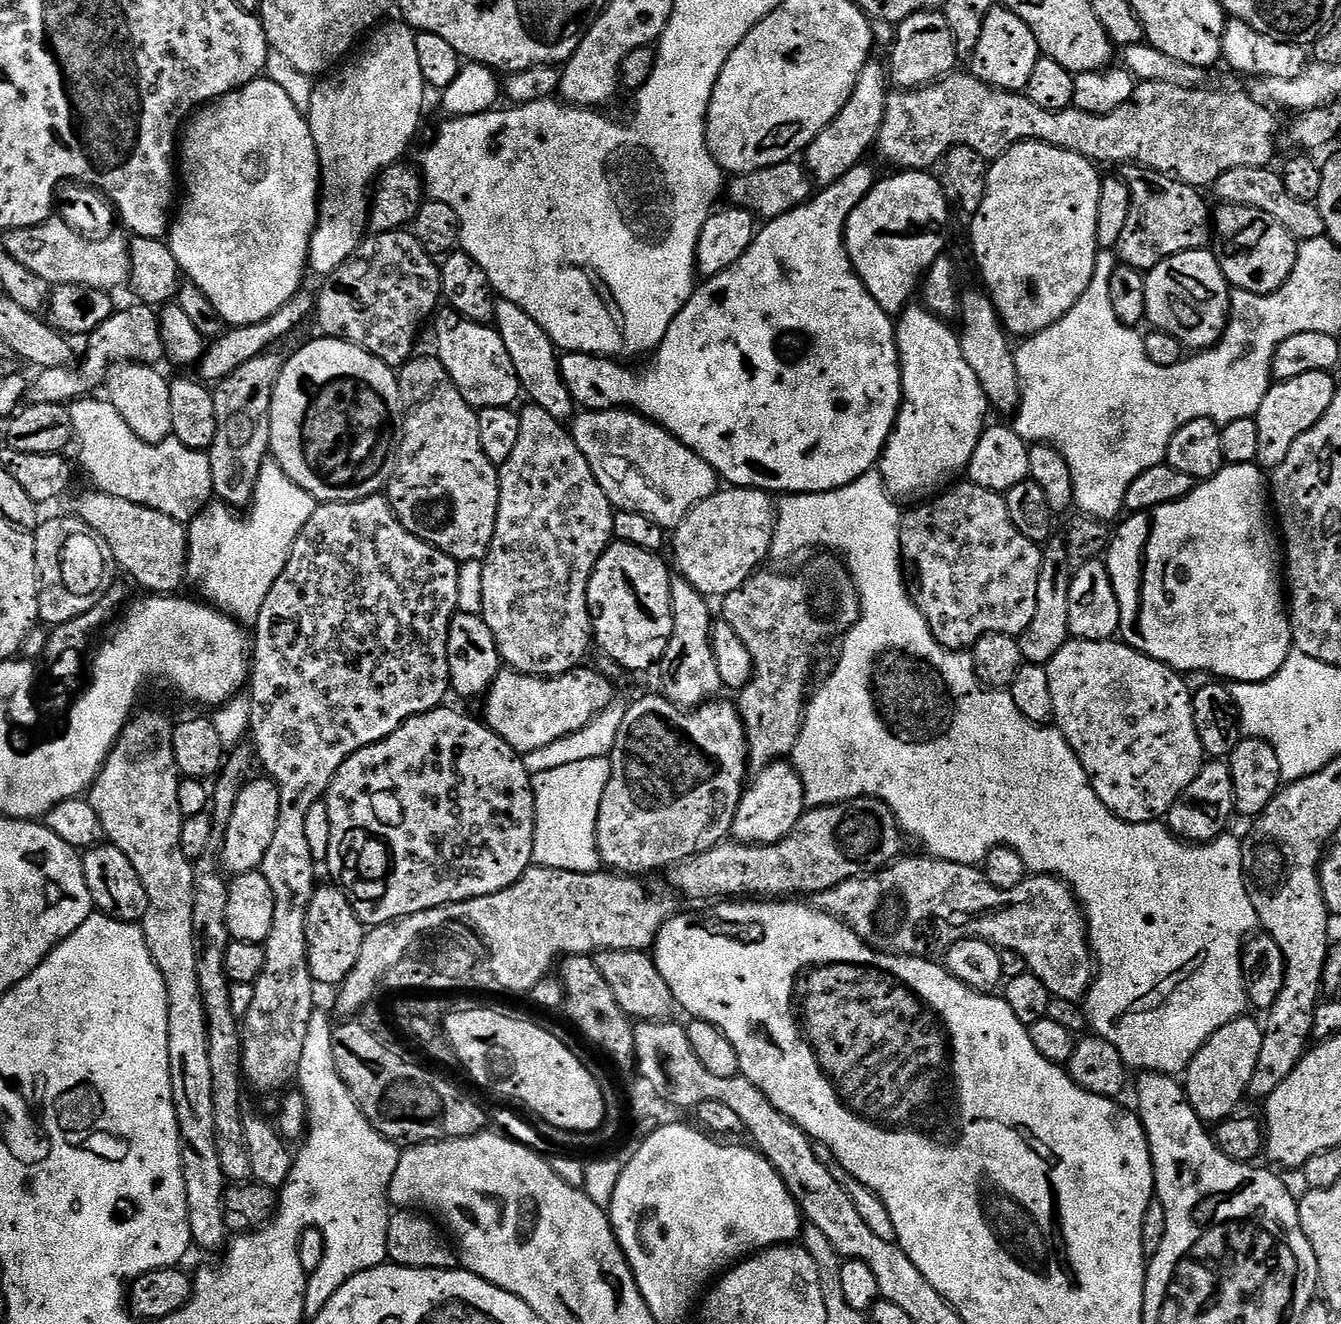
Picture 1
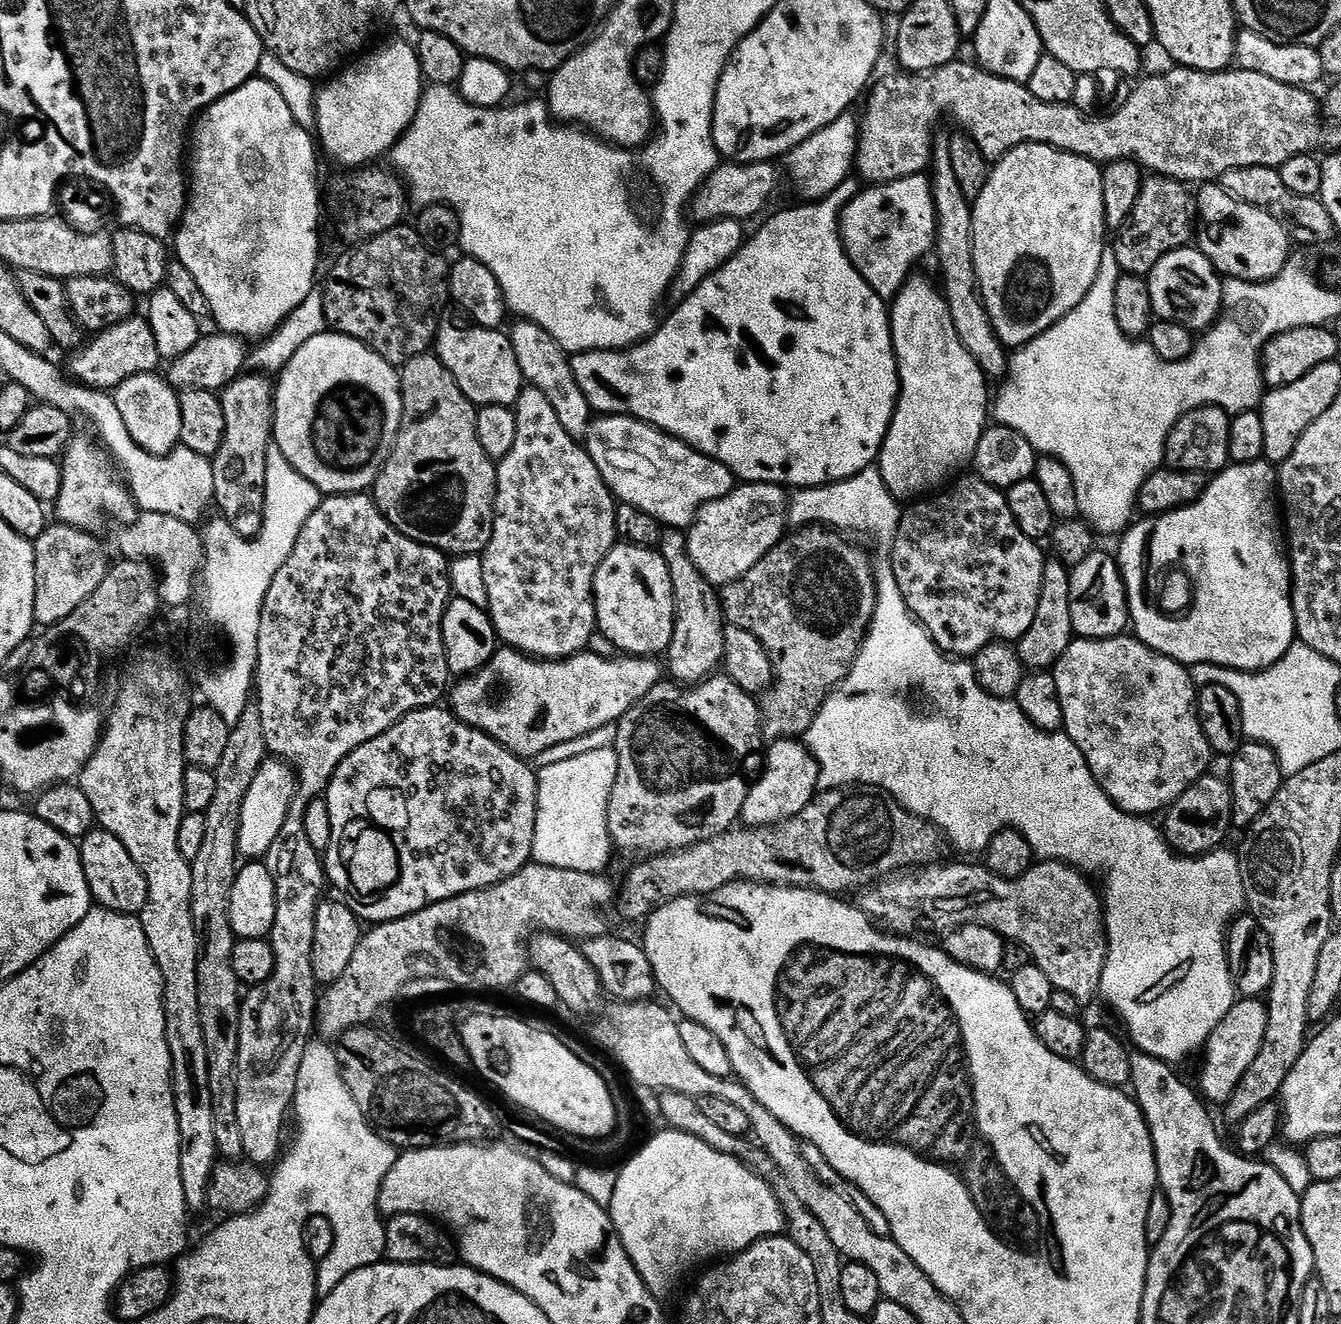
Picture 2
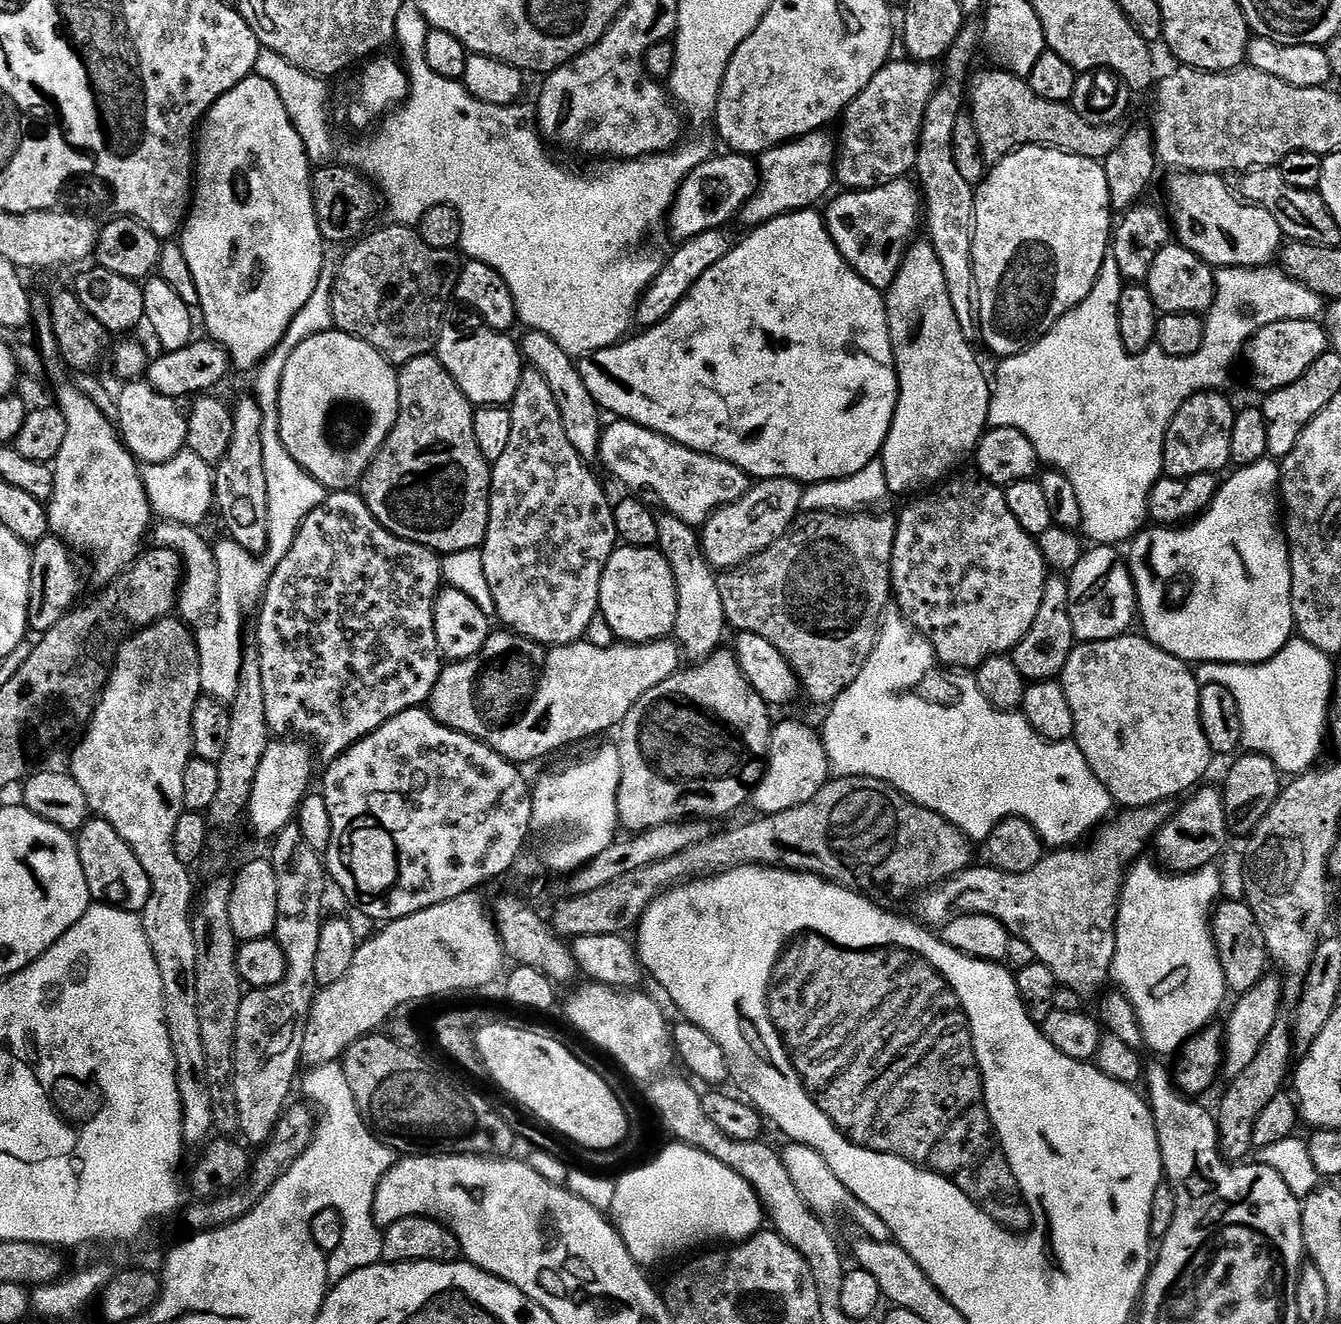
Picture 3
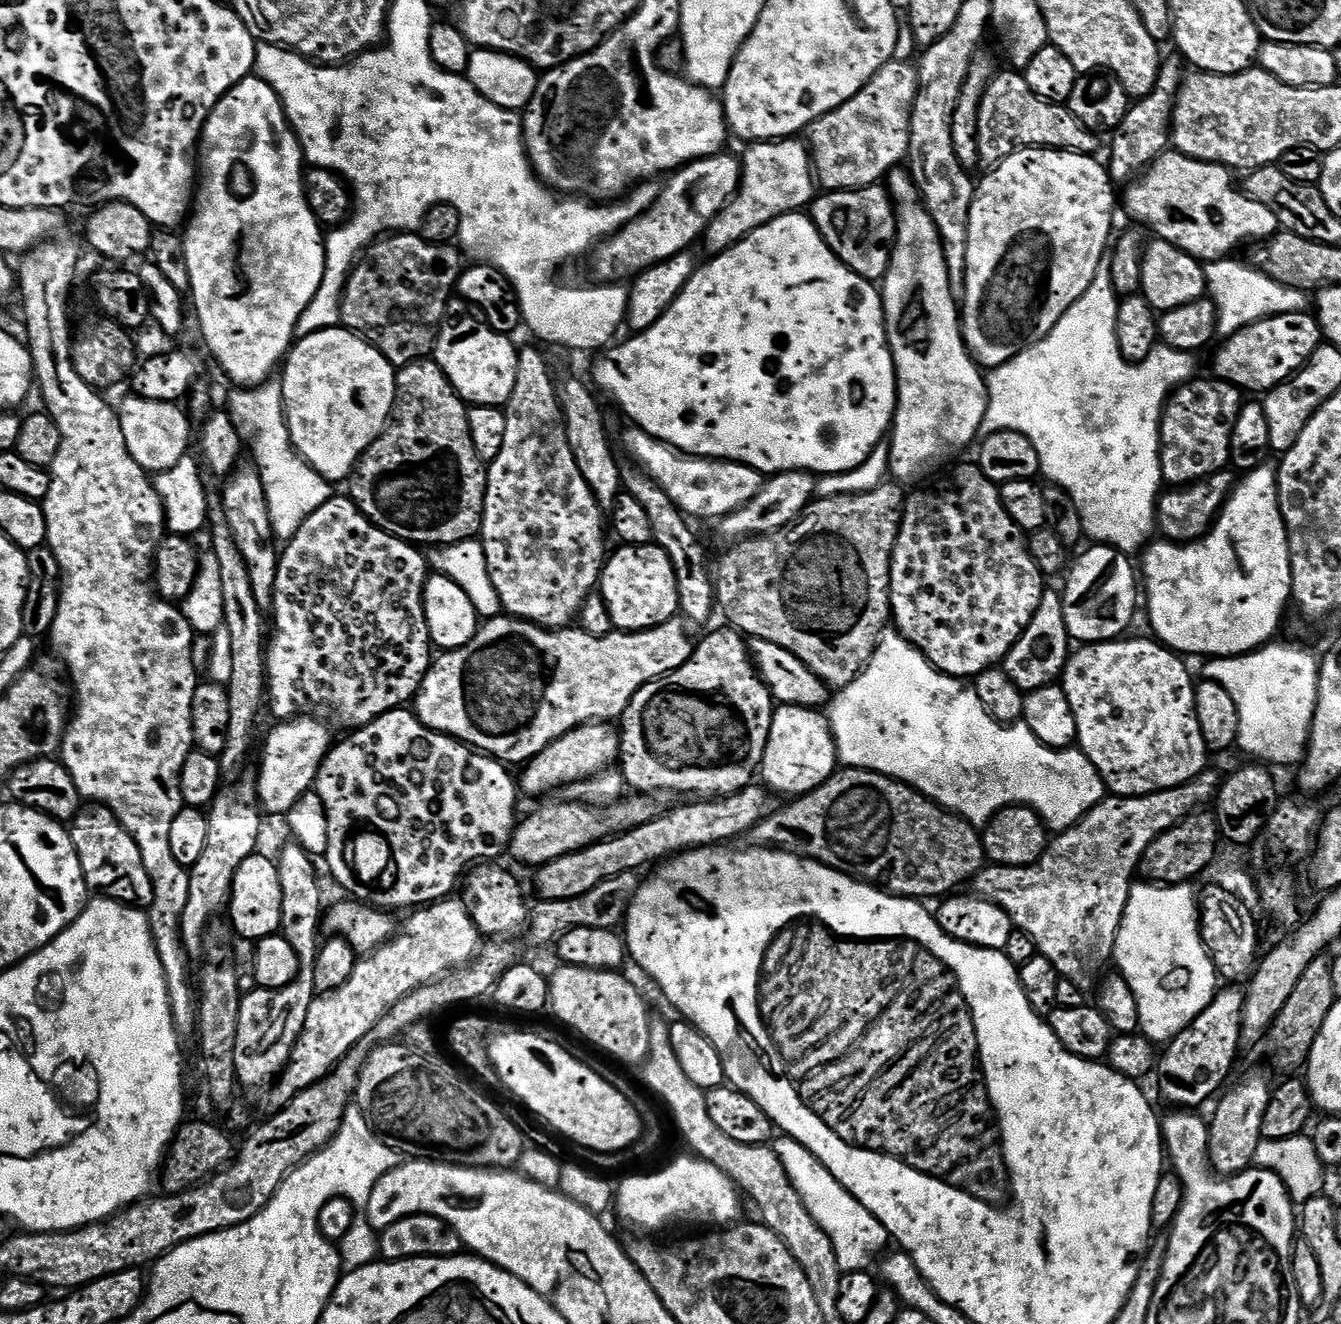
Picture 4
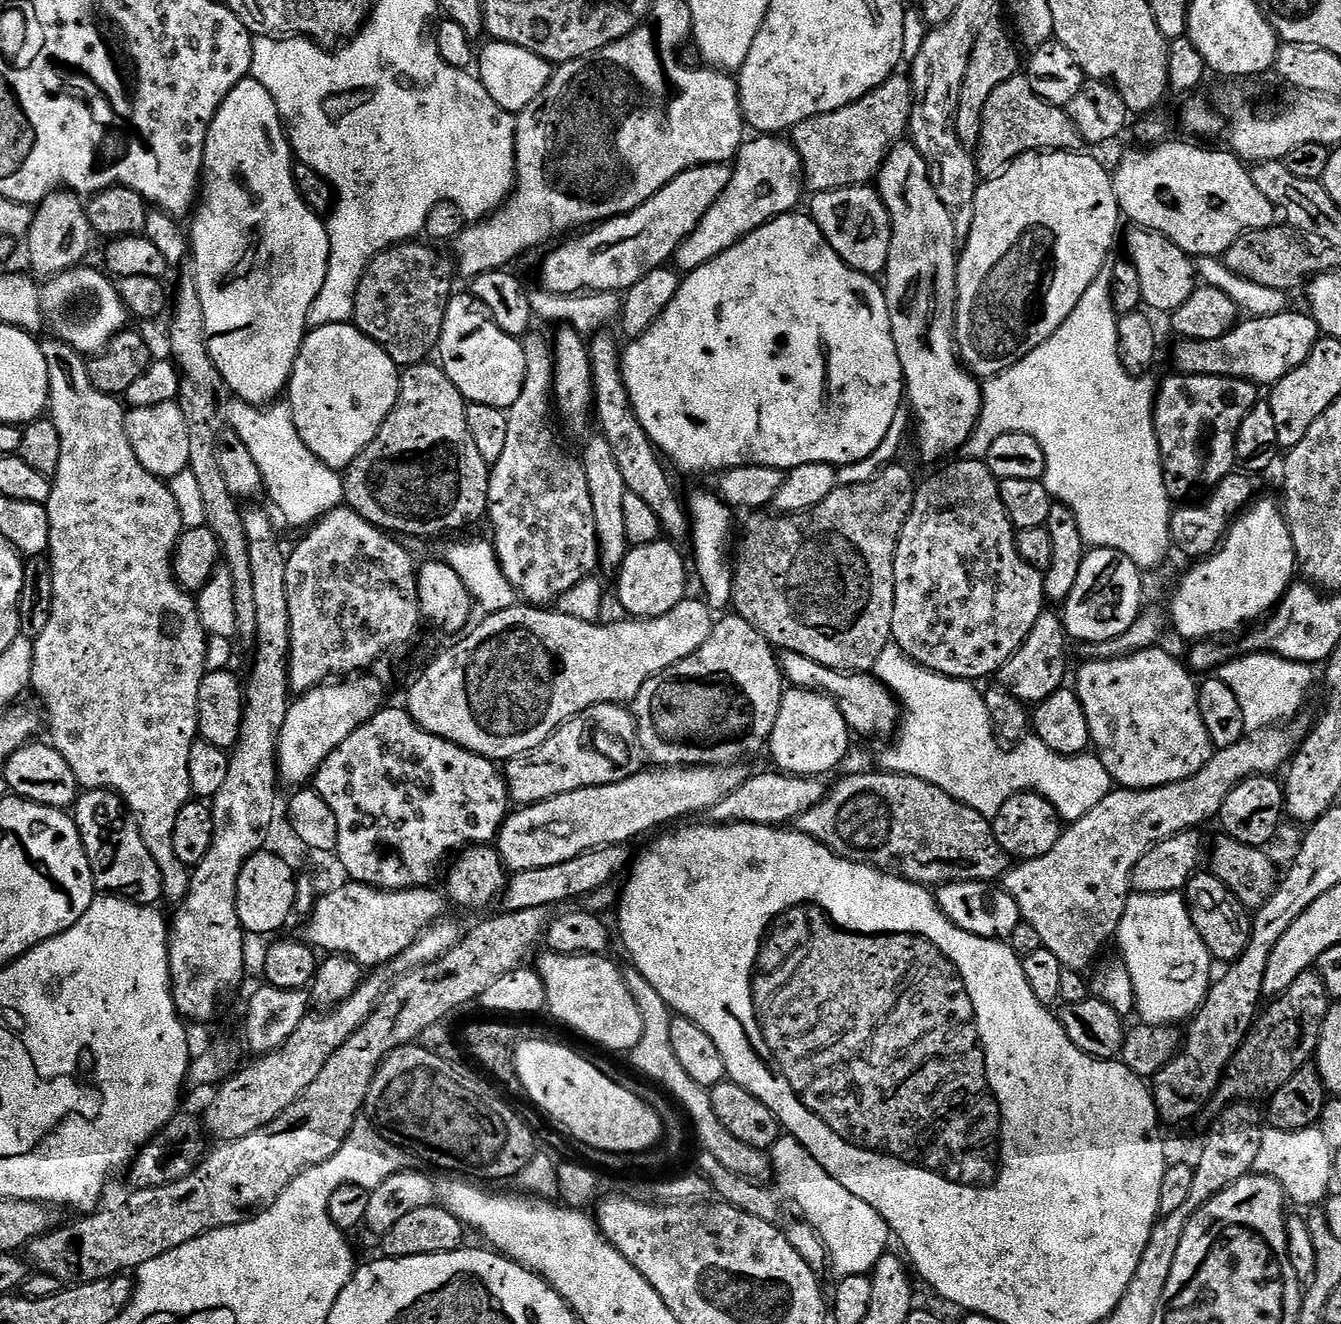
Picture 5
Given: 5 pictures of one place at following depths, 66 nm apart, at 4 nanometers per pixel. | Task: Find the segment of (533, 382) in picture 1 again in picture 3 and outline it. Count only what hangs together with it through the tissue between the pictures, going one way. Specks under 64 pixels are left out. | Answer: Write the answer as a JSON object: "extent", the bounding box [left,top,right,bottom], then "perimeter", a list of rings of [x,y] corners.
{"extent":[522,330,605,462],"perimeter":[[[531,330],[523,333],[522,355],[527,363],[546,382],[550,385],[550,390],[554,393],[554,402],[558,402],[558,410],[562,414],[562,427],[566,430],[566,438],[570,438],[570,446],[578,450],[578,454],[584,460],[589,462],[595,461],[600,455],[600,436],[604,433],[605,425],[600,424],[602,409],[596,405],[594,398],[590,398],[590,390],[586,390],[586,382],[582,382],[577,361],[550,334],[533,332]]]}

